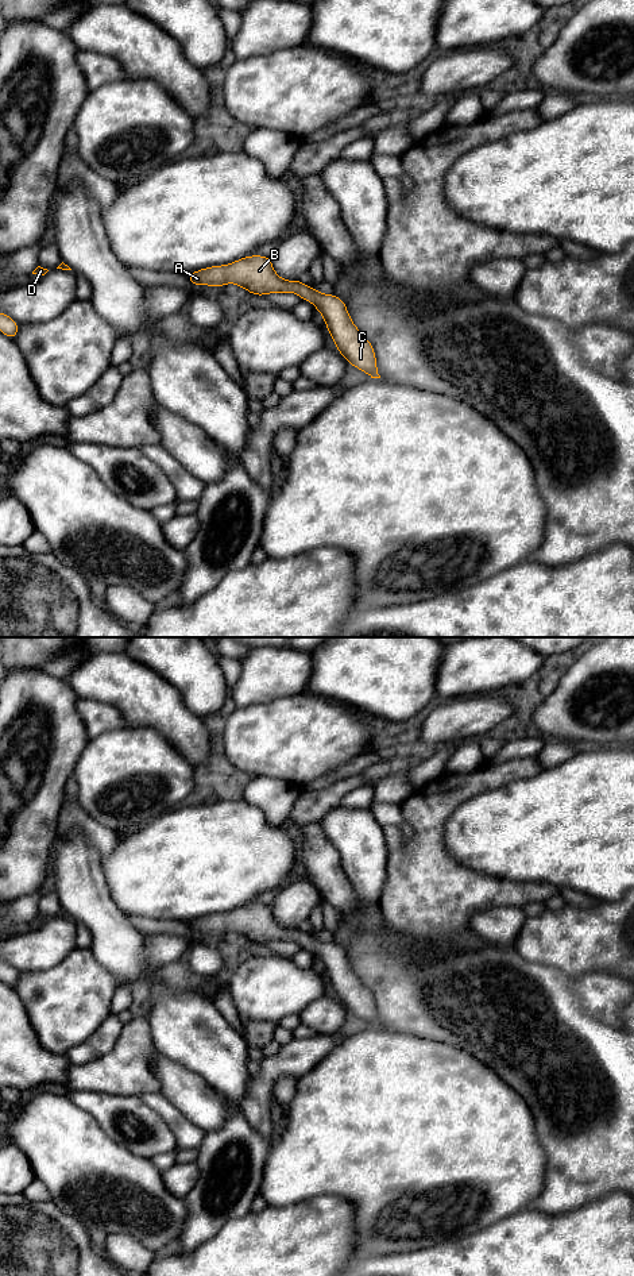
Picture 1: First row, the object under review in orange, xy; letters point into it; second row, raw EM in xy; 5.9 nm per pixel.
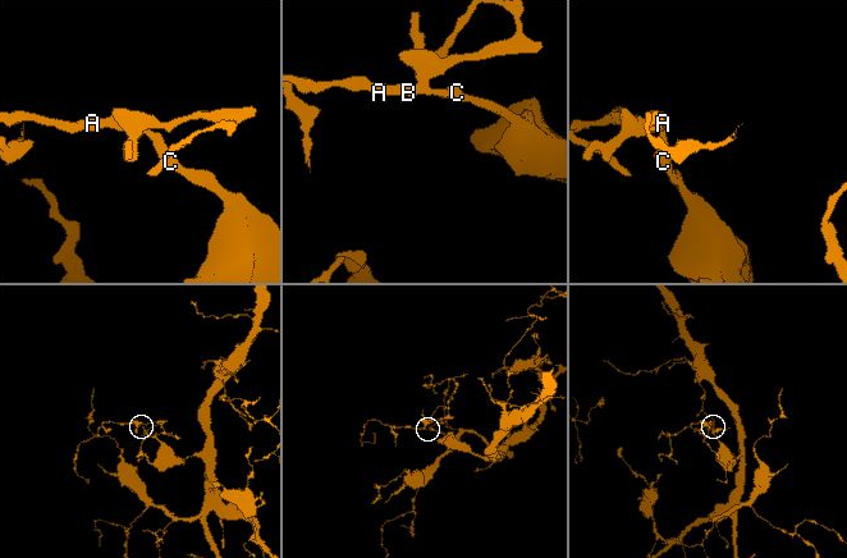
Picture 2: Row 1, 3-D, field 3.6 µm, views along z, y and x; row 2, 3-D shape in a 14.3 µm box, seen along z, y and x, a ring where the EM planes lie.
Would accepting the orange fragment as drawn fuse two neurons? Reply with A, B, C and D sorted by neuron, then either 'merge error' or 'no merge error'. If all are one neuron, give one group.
A B C D; no merge error

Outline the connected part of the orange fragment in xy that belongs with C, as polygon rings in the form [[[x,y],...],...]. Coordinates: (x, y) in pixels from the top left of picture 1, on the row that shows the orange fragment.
[[[250,255],[229,265],[210,266],[186,274],[193,285],[212,288],[235,284],[255,296],[270,293],[295,293],[301,300],[310,301],[322,315],[324,323],[336,344],[336,350],[371,378],[380,378],[374,346],[353,324],[347,304],[335,294],[324,294],[299,280],[281,278],[270,259],[270,255]]]

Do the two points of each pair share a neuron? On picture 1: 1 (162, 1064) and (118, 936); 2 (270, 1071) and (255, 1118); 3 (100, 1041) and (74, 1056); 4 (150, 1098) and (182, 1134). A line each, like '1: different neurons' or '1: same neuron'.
1: different neurons
2: same neuron
3: same neuron
4: same neuron

